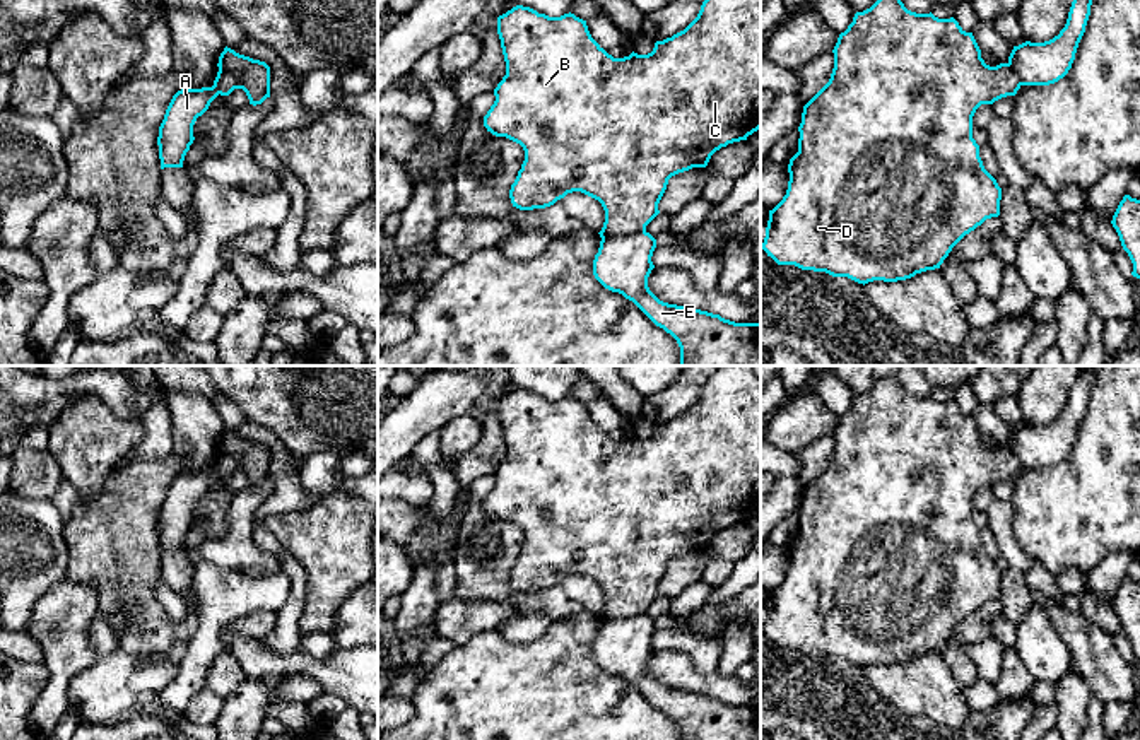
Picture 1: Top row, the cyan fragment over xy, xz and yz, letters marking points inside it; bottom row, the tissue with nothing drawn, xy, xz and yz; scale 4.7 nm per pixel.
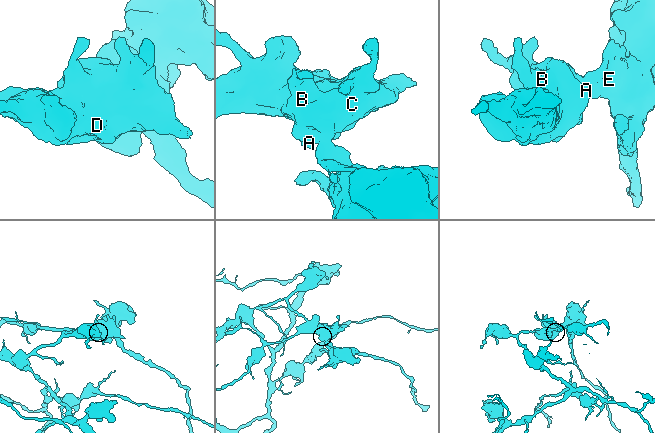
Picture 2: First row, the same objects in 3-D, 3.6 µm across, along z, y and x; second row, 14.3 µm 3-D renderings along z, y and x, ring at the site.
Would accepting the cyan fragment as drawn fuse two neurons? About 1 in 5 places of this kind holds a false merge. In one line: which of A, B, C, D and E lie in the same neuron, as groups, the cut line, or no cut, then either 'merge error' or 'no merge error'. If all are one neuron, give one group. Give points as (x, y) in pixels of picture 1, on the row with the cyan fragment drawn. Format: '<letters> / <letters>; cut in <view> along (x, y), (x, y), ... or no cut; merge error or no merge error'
A B C D / E; cut in xz along (645, 229), (602, 238); merge error

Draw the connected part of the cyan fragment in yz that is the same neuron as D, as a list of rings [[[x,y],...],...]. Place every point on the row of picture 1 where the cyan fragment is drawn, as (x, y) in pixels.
[[[877,0],[870,9],[856,12],[848,29],[839,34],[832,53],[834,68],[829,82],[803,106],[802,123],[798,126],[798,152],[788,164],[788,190],[783,200],[769,210],[762,250],[778,265],[795,265],[802,270],[848,277],[863,285],[873,280],[906,280],[916,273],[940,268],[952,248],[966,234],[986,219],[1000,215],[1002,188],[983,166],[979,145],[973,138],[973,116],[981,104],[993,104],[1002,97],[1015,96],[1020,89],[1020,80],[1008,63],[996,67],[986,65],[973,32],[966,32],[954,17],[938,19],[931,12],[916,14],[908,10],[901,0]]]

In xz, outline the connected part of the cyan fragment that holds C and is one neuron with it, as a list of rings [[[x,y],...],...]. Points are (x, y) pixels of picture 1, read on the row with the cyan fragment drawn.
[[[704,0],[697,17],[680,32],[656,41],[648,55],[631,53],[624,58],[608,55],[590,34],[586,21],[574,14],[549,17],[523,5],[516,5],[497,17],[497,34],[506,62],[506,75],[494,89],[496,101],[484,116],[484,126],[496,137],[506,137],[520,144],[525,161],[509,190],[513,207],[520,210],[545,208],[567,193],[581,191],[598,200],[605,210],[600,238],[617,238],[646,231],[646,226],[660,214],[658,203],[667,190],[668,179],[692,167],[706,167],[711,156],[728,144],[747,140],[761,128],[761,0]]]

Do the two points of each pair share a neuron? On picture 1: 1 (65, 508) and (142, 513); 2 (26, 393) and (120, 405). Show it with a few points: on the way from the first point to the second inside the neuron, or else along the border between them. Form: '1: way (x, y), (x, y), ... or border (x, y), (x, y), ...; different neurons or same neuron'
1: border (79, 503), (65, 523); different neurons
2: way (50, 393), (76, 387), (96, 387); same neuron

